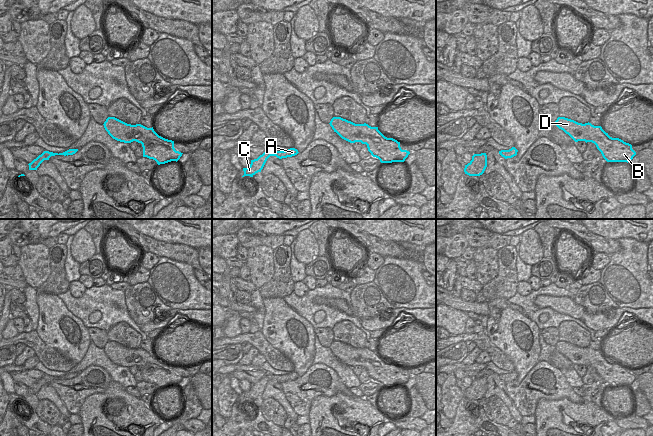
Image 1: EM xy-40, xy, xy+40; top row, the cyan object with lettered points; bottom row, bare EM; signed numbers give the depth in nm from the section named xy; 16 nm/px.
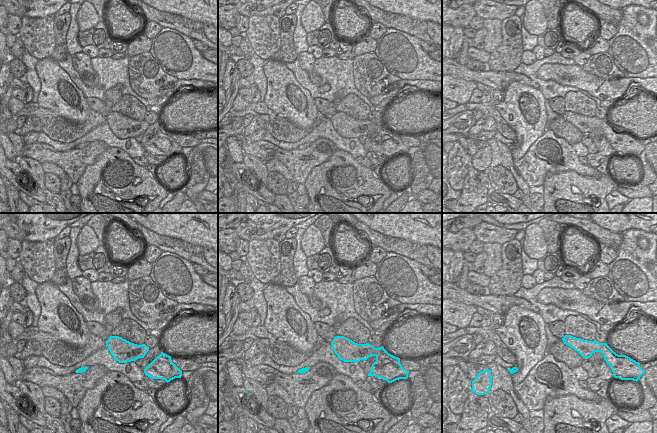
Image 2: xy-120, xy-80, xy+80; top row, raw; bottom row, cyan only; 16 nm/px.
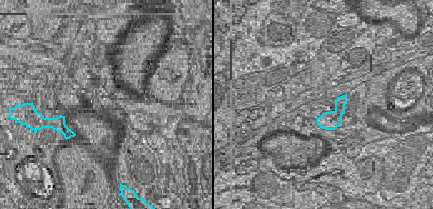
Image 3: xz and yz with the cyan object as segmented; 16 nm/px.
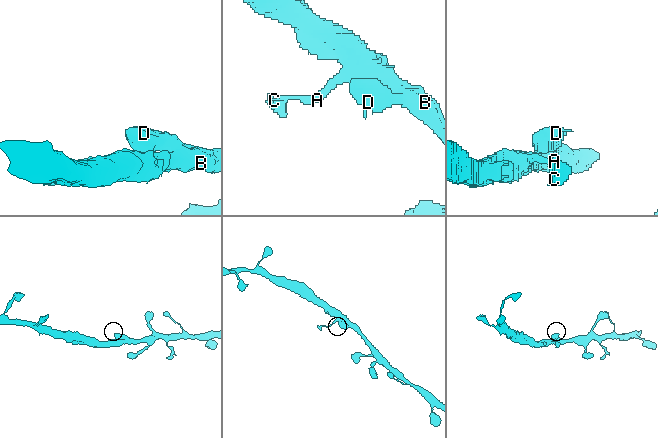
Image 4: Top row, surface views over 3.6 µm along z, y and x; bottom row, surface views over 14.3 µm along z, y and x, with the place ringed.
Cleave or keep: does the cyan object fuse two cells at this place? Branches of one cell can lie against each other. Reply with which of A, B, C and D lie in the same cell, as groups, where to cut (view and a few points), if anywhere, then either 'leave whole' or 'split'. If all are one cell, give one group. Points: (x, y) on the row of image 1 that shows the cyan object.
groups A B C D; cut none; leave whole

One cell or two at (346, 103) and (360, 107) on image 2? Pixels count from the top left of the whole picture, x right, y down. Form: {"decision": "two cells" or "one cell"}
{"decision": "one cell"}

